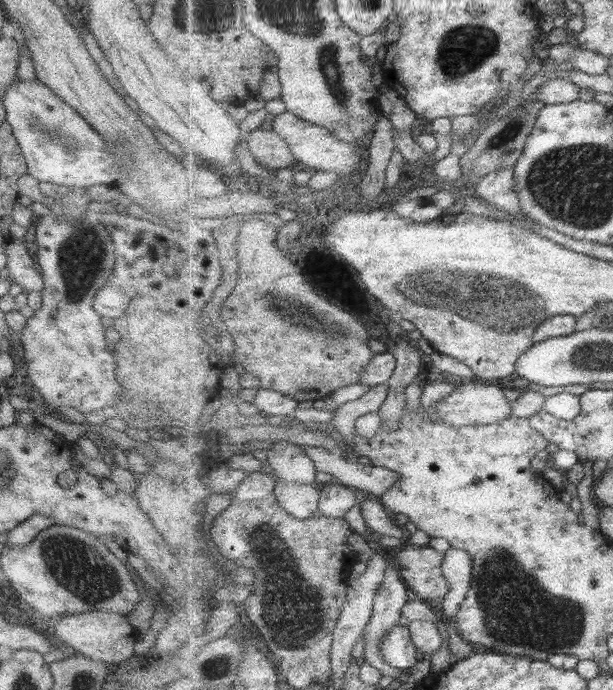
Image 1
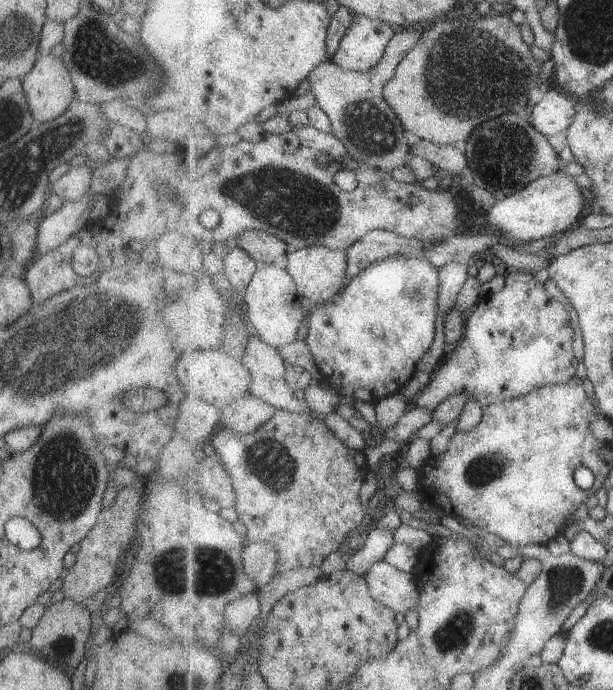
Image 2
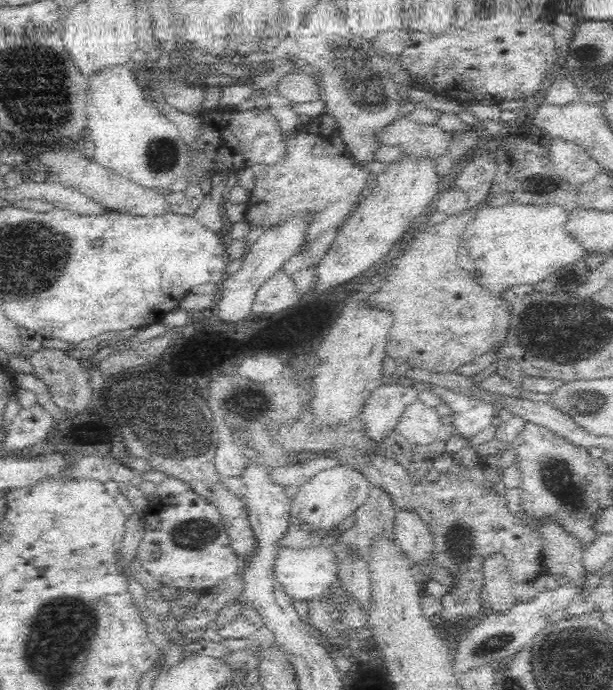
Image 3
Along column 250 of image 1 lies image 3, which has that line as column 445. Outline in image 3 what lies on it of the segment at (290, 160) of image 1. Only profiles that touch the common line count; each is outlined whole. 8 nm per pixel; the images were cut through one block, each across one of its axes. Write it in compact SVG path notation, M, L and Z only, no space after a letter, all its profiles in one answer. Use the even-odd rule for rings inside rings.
M403 114L394 122L386 125L382 130L376 130L372 133L374 139L381 142L381 146L397 146L404 154L414 156L428 156L433 159L442 157L448 149L451 148L450 135L442 128L434 124L420 124L409 118L404 118Z

